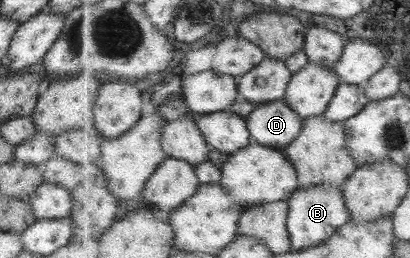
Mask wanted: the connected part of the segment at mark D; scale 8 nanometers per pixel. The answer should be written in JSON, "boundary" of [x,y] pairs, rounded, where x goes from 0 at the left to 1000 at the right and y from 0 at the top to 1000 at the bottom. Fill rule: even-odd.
{"boundary":[[[690,380],[629,407],[598,457],[620,550],[695,581],[734,519],[741,465]]]}

